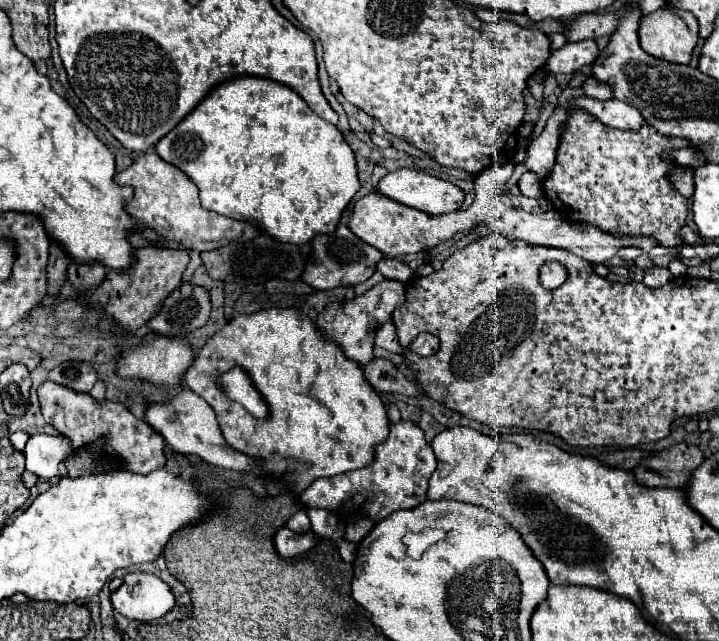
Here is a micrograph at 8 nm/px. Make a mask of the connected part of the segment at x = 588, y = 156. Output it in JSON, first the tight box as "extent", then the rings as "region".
{"extent":[544,109,688,247],"region":[[[570,109],[568,121],[562,125],[556,163],[552,173],[544,179],[544,195],[554,205],[554,209],[570,223],[584,223],[596,225],[606,233],[616,233],[616,237],[634,237],[634,235],[648,235],[658,241],[660,247],[676,247],[682,239],[676,235],[678,227],[686,223],[688,215],[688,201],[672,185],[666,181],[666,173],[670,171],[670,163],[662,161],[658,153],[664,149],[678,149],[688,145],[680,139],[668,139],[656,133],[650,125],[644,125],[640,131],[620,131],[602,125],[596,117],[592,117],[584,109]]]}

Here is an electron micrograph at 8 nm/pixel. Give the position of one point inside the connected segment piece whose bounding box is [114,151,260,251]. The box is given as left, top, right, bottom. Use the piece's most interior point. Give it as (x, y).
(165, 199)

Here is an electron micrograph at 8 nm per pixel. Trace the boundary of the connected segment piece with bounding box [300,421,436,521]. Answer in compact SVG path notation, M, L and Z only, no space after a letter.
M398 421L390 425L390 435L384 443L374 447L374 461L358 471L344 475L316 479L302 495L302 503L308 507L322 507L338 513L364 511L374 521L382 521L394 511L414 509L426 501L428 481L436 469L436 457L432 447L424 439L424 431L412 421Z

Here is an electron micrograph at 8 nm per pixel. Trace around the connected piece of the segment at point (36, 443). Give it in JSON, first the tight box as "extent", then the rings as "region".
{"extent":[26,435,72,477],"region":[[[32,435],[26,443],[26,471],[38,477],[58,477],[58,465],[72,453],[72,443],[64,435]]]}

